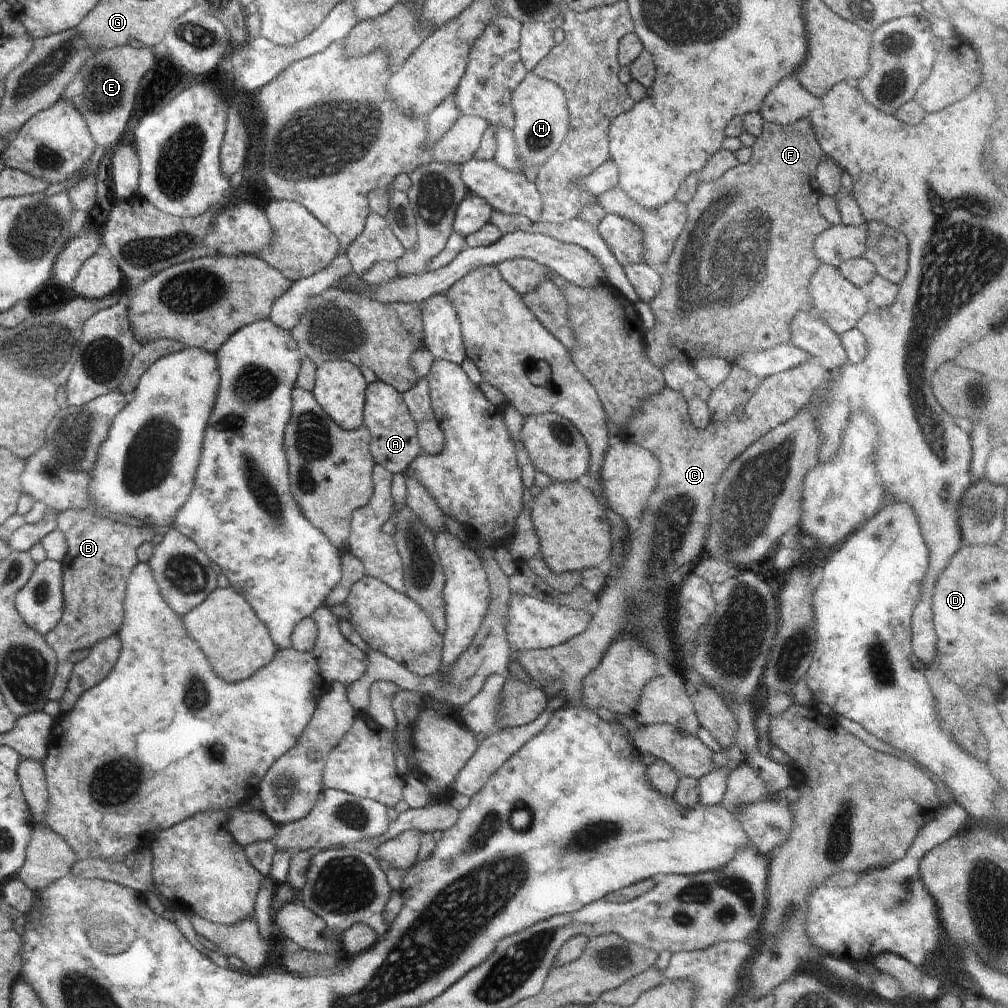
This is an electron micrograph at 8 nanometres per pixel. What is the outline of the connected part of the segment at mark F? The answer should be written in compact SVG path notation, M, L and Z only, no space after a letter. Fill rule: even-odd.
M808 119L796 121L791 125L765 122L762 134L756 137L756 141L752 146L752 152L750 161L745 164L738 163L734 168L727 170L718 180L698 181L696 183L697 189L692 200L685 204L687 206L687 219L680 236L675 240L672 254L667 260L667 272L661 278L661 290L649 302L655 319L660 324L674 326L674 328L682 330L682 332L676 332L676 336L684 336L688 341L706 343L710 347L714 346L719 351L719 356L728 362L732 362L732 359L747 349L771 349L778 345L788 344L791 337L789 330L792 317L800 311L817 313L807 291L812 273L815 273L822 263L813 248L818 235L832 226L830 222L823 218L817 207L817 202L823 192L817 185L815 170L818 163L826 155L816 140L814 129Z

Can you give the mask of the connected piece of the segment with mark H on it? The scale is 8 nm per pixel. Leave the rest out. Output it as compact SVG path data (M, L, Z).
M528 72L524 80L514 89L511 105L515 112L513 135L521 157L526 161L528 171L523 175L535 183L540 166L551 157L562 144L569 131L569 112L564 91L550 79Z

